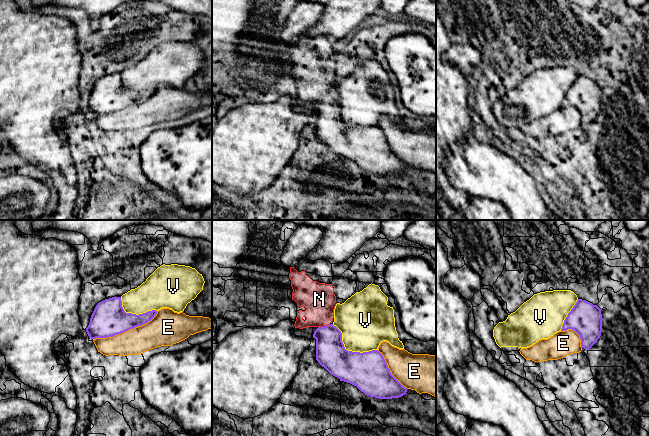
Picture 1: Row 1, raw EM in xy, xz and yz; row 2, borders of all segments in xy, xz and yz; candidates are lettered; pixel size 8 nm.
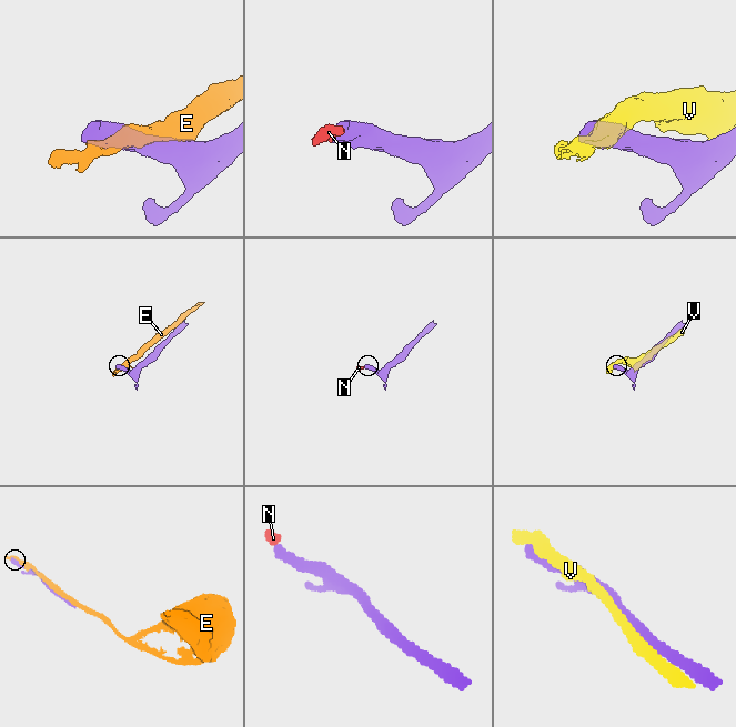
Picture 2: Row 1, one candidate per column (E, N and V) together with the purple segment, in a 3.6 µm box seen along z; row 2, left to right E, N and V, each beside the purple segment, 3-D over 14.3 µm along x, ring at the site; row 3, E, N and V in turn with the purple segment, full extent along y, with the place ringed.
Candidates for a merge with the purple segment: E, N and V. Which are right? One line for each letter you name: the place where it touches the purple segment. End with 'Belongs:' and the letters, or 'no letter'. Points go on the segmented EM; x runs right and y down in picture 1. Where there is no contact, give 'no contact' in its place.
N: contact xz (324, 326)
Belongs: N

